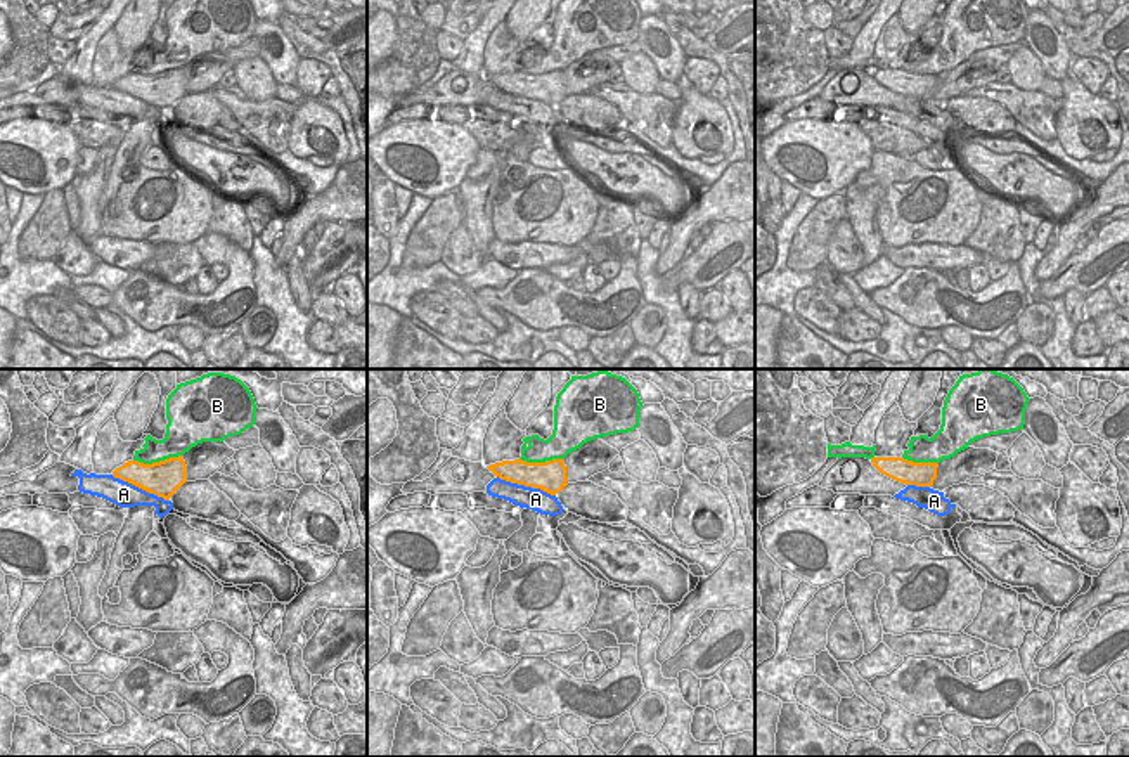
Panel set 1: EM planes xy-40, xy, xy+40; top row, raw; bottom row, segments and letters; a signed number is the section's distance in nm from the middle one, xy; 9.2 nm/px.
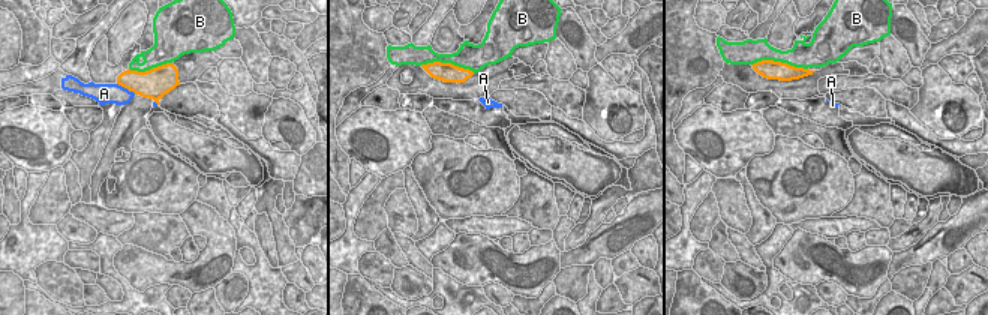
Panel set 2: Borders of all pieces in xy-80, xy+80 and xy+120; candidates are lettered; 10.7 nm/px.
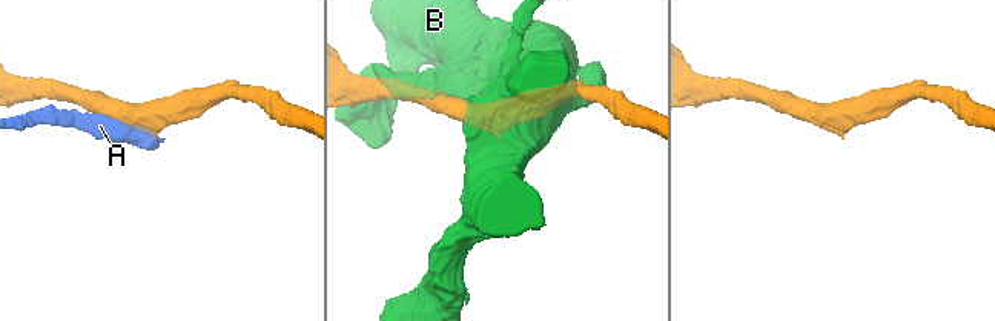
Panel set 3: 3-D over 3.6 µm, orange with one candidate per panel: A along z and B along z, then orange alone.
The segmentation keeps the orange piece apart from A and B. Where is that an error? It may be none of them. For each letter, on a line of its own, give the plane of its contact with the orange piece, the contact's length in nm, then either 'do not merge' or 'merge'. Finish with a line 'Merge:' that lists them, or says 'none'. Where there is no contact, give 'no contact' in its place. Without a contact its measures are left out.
A: xy | 600 nm | do not merge
B: xy-40 | 460 nm | do not merge
Merge: none

